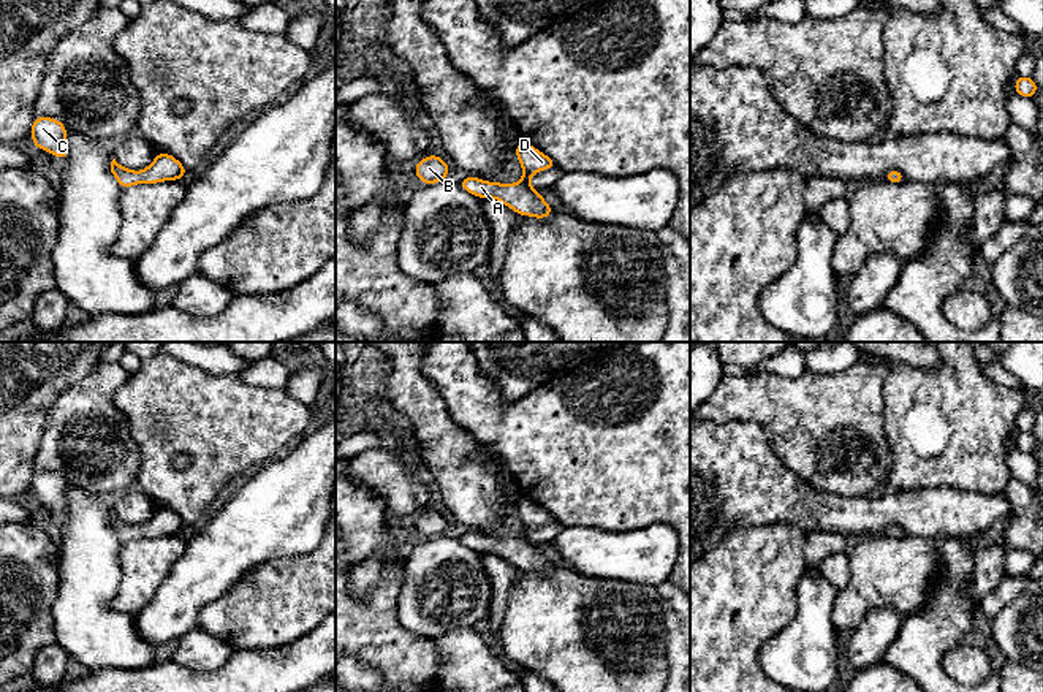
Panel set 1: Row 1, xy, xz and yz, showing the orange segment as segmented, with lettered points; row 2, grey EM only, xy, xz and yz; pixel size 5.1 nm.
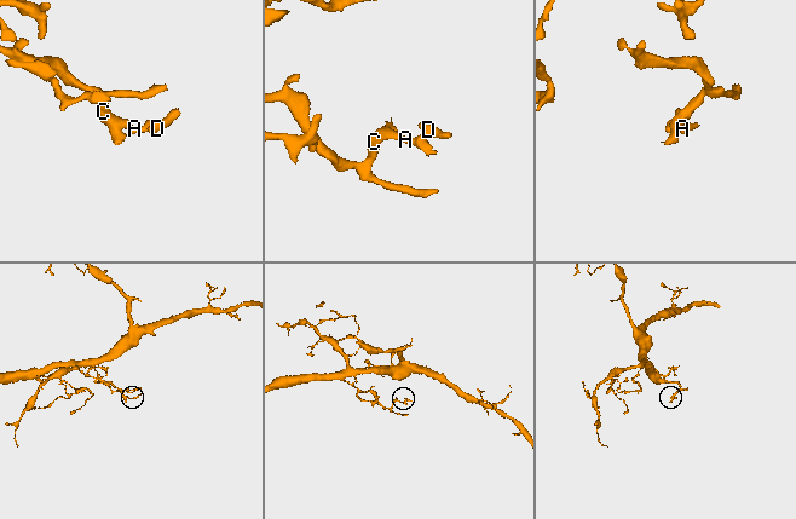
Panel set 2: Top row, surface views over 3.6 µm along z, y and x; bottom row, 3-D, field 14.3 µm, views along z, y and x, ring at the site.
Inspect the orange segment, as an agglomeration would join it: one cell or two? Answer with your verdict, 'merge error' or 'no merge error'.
no merge error

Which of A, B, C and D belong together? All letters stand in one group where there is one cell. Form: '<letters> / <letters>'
A B C D

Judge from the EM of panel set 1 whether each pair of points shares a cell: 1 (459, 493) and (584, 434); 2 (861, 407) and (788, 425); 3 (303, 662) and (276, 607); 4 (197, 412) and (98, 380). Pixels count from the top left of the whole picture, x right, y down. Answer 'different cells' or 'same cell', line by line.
1: different cells
2: same cell
3: different cells
4: different cells

